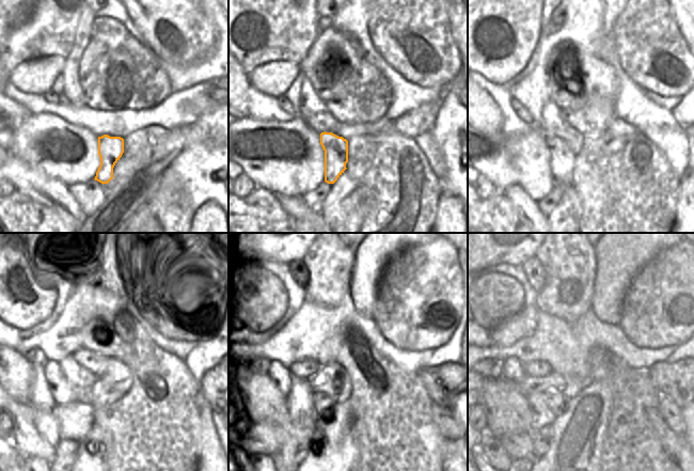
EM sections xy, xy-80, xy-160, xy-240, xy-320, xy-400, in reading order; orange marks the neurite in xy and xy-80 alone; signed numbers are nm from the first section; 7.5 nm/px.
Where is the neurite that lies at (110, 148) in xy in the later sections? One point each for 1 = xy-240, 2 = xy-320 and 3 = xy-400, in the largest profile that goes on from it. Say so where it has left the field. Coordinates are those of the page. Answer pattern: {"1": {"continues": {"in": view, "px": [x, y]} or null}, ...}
{"1": {"continues": {"in": "xy-240", "px": [62, 390]}}, "2": {"continues": {"in": "xy-320", "px": [279, 373]}}, "3": {"continues": {"in": "xy-400", "px": [514, 371]}}}

